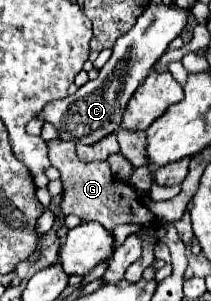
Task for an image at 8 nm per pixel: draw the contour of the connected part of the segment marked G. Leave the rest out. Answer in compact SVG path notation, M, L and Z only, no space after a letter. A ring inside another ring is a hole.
M59 138L45 142L47 144L47 156L51 160L51 166L55 166L61 172L61 182L63 182L63 198L61 198L61 212L63 216L75 214L79 216L83 222L99 222L105 230L113 232L115 226L119 224L135 224L139 226L139 230L135 232L141 240L143 240L143 256L141 260L133 262L131 268L127 268L125 280L129 282L137 282L143 276L143 270L147 266L153 264L155 254L153 254L153 244L145 242L145 234L151 232L157 238L157 230L159 230L159 220L155 214L151 214L137 198L137 194L133 192L133 188L121 180L117 180L111 172L109 162L81 162L79 158L75 158L75 146L71 146L71 142L63 142Z

